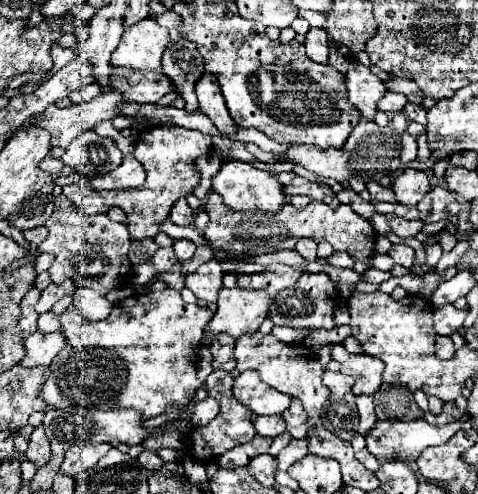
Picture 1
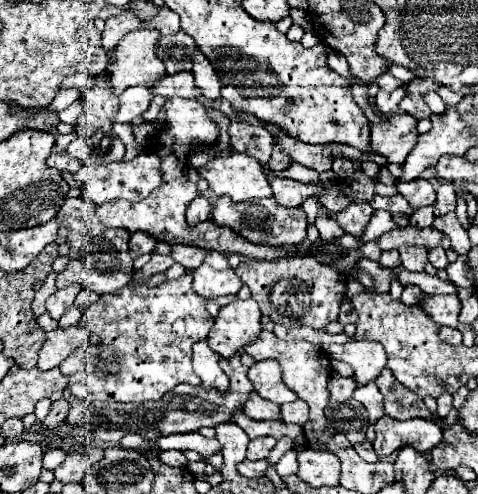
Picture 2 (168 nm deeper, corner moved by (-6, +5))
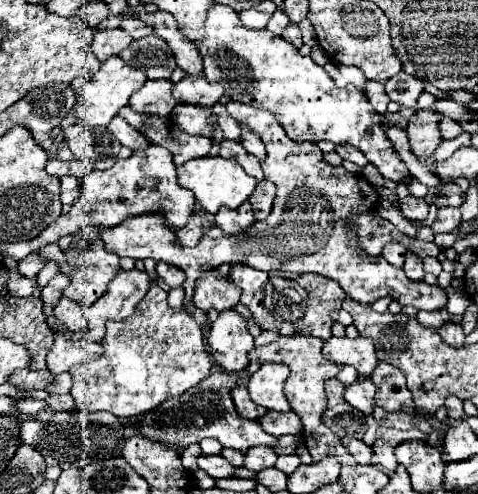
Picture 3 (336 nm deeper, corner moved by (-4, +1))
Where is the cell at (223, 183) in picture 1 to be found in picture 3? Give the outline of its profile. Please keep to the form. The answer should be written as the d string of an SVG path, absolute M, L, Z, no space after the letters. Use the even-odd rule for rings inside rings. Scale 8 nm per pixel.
M222 156L196 158L196 160L190 160L182 166L178 166L178 182L180 182L180 186L194 192L202 210L212 212L212 214L216 214L222 206L228 206L228 208L242 206L250 198L250 194L254 192L254 188L258 184L258 180L248 176L236 160L226 160Z

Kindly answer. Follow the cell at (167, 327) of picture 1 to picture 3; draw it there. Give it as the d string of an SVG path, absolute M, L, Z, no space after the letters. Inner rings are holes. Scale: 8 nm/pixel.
M156 284L150 286L146 298L134 308L132 316L124 320L106 322L106 334L100 340L100 344L104 348L104 354L98 360L68 370L74 380L70 394L74 396L78 410L86 410L86 412L108 410L118 418L134 418L142 412L156 408L166 398L178 396L188 388L196 386L212 370L212 362L206 352L206 342L200 326L192 320L190 314L170 308L166 300L166 292Z

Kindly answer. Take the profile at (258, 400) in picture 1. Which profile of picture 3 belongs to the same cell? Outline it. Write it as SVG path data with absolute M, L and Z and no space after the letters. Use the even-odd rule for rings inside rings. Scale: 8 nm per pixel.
M274 362L262 364L260 370L248 382L250 398L258 406L264 406L268 410L278 410L278 412L290 410L290 402L282 392L286 378L288 378L286 364L274 364Z

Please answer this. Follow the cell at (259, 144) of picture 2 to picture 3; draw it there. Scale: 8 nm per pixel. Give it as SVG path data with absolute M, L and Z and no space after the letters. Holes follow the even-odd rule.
M214 104L214 114L218 116L218 126L222 128L222 134L226 140L234 140L234 142L242 142L242 130L238 126L238 122L224 110L224 104Z

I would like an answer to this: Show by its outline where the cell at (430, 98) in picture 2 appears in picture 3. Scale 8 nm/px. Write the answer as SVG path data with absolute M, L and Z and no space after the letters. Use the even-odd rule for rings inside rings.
M444 116L442 118L442 124L440 124L440 132L442 132L444 138L456 138L462 132L462 126L458 122L454 122L452 118Z

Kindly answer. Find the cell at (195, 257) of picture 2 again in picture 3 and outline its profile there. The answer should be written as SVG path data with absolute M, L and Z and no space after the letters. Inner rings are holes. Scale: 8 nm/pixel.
M156 264L156 272L170 288L182 286L186 280L186 272L182 272L182 268L174 268L172 264Z

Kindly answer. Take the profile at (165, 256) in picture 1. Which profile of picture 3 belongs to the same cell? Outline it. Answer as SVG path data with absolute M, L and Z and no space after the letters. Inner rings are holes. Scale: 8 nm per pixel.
M120 270L114 282L108 284L106 294L86 310L88 330L84 332L84 338L88 342L98 342L104 336L106 320L130 316L154 280L156 278L146 270Z

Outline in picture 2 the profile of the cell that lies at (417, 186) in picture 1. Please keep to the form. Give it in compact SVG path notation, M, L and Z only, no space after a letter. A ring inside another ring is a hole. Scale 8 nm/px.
M416 178L412 182L398 182L398 192L416 210L422 208L422 206L430 206L436 200L434 186L430 184L430 180L424 180L424 178Z

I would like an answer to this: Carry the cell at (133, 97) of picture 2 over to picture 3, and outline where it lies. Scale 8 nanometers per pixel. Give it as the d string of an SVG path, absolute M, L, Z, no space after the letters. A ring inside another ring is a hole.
M146 80L146 84L130 96L130 108L134 112L160 114L162 118L170 116L174 104L178 104L178 100L172 96L170 80Z

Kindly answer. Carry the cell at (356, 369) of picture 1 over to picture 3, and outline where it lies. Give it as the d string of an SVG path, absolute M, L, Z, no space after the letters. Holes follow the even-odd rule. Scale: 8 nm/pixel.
M330 338L324 342L324 354L330 362L350 364L358 370L358 374L370 378L370 372L378 366L378 356L372 340L366 338Z

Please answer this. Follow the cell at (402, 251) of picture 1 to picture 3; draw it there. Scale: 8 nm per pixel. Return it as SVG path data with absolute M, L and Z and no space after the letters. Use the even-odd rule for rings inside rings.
M406 252L406 262L404 262L404 272L410 276L410 280L422 280L424 270L422 270L422 260L414 252Z

